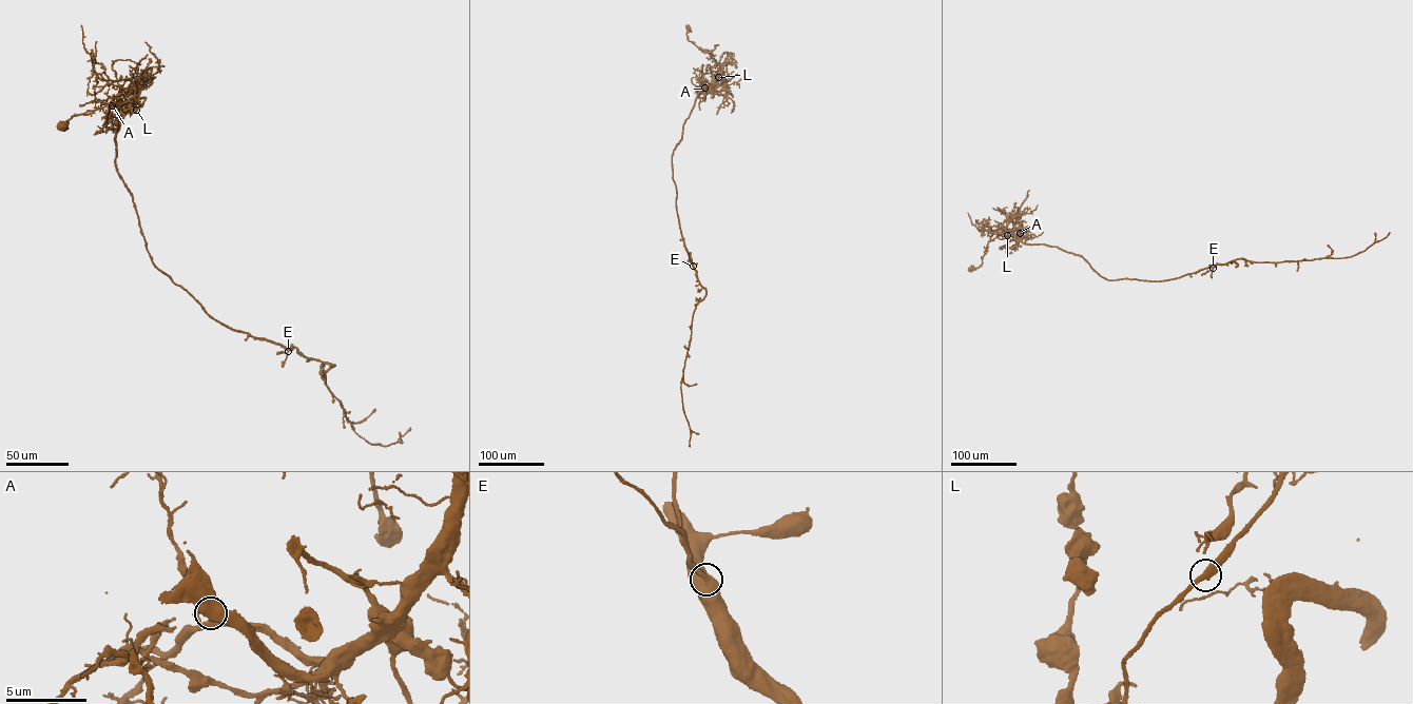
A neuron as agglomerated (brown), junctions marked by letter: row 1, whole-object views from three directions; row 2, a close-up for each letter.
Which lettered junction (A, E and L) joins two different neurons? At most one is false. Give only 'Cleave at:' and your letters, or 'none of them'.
Cleave at: none of them

